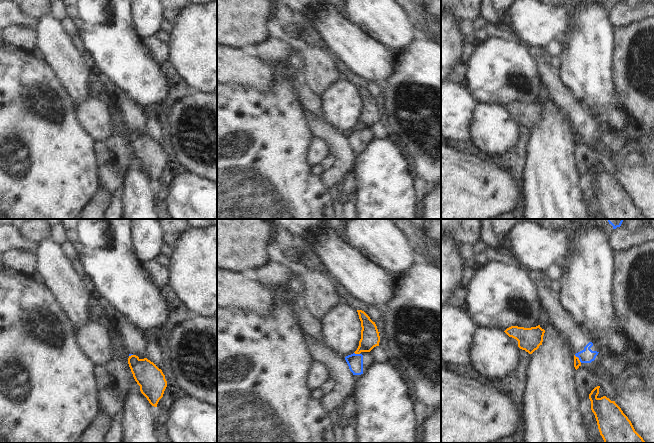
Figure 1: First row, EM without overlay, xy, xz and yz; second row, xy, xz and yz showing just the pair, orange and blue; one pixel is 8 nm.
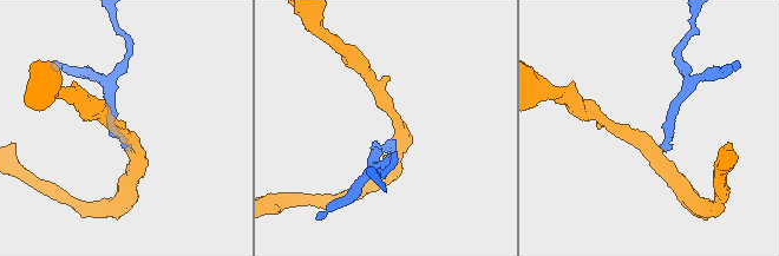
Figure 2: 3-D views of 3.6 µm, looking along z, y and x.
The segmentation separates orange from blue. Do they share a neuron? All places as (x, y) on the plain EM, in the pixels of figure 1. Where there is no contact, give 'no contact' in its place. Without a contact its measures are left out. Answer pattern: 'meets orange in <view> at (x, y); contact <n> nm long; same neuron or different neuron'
meets orange in yz at (578, 134); contact 90 nm long; different neuron

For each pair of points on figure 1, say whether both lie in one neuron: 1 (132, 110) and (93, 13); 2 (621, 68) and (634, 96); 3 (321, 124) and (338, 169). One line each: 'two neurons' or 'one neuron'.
1: two neurons
2: one neuron
3: one neuron

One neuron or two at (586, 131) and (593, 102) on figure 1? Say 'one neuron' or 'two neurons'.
two neurons

